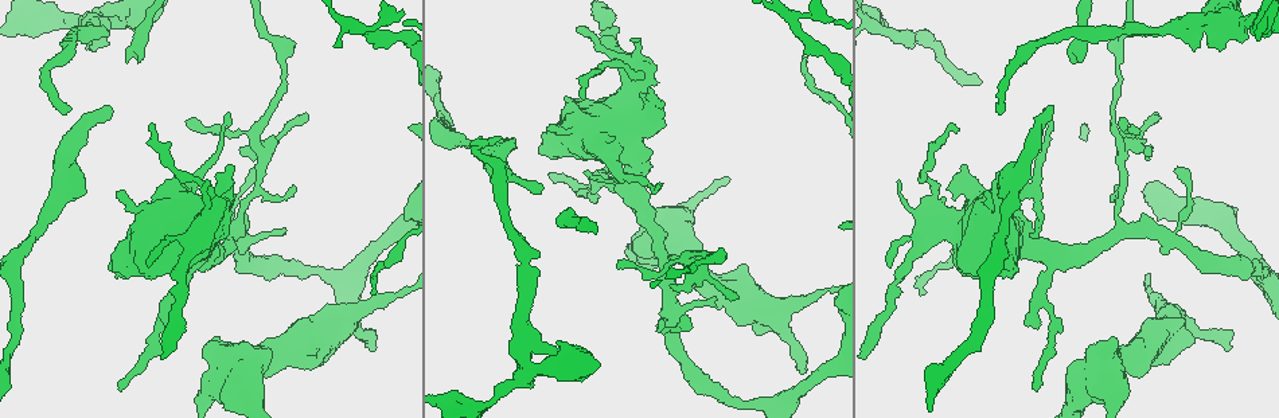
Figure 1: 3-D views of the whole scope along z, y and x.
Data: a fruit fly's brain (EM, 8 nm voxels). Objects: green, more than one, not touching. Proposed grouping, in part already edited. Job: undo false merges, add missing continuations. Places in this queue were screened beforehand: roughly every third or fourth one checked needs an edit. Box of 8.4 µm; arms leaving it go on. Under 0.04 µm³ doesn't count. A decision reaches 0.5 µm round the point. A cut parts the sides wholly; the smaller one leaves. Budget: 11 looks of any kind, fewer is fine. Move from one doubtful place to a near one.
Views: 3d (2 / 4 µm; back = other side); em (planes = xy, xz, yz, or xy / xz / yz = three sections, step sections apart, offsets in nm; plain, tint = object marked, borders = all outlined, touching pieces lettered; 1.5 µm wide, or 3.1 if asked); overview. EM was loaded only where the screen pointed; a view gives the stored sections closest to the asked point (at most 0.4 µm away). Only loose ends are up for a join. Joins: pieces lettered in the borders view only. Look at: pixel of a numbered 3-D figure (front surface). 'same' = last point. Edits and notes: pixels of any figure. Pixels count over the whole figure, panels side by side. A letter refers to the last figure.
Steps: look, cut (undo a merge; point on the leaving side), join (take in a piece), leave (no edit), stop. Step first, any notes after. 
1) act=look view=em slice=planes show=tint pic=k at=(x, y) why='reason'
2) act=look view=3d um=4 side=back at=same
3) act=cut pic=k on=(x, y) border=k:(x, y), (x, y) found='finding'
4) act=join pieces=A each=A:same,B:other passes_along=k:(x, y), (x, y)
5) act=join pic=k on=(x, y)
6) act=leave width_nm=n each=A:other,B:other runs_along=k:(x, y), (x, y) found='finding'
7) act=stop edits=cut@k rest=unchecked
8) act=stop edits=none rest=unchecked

act=look view=3d um=2 side=back pic=1 at=(230, 114)

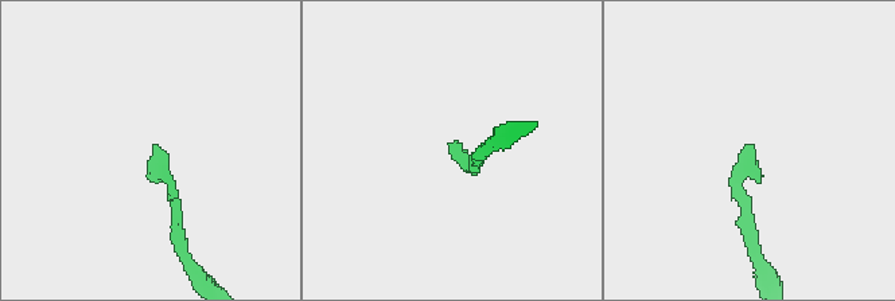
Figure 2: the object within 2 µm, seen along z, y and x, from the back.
act=look view=em slice=planes show=plain pic=2 at=(454, 155) why='now the EM'

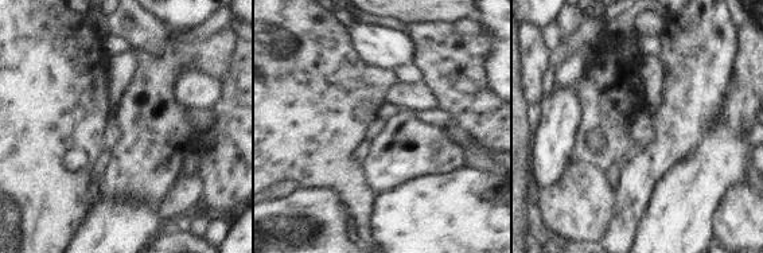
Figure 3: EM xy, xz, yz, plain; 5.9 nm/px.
act=look view=em slice=planes show=borders at=same why='see the neighbours'

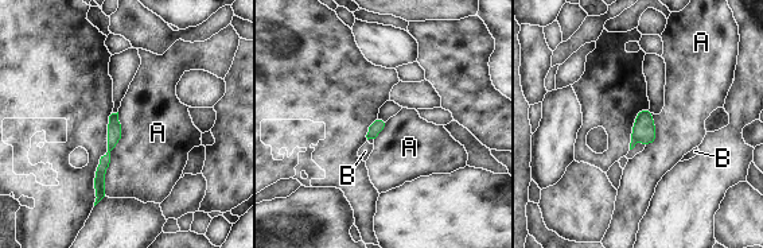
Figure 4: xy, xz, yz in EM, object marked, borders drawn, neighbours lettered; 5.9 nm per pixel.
act=leave each=A:other,B:other runs_along=4:(115, 116), (100, 194) found='none of them fits'

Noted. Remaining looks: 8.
act=look view=em slice=planes show=plain pic=1 at=(1122, 227) why='branch point'

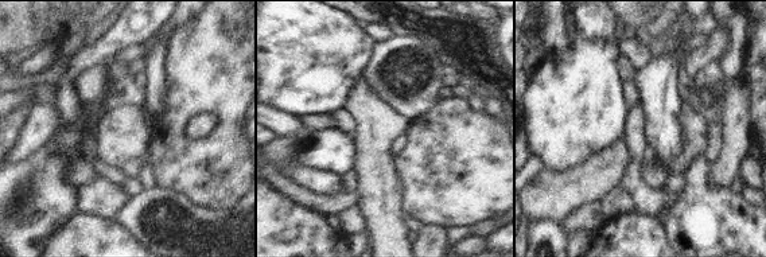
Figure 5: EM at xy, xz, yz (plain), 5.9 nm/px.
act=look view=em slice=planes show=borders at=same

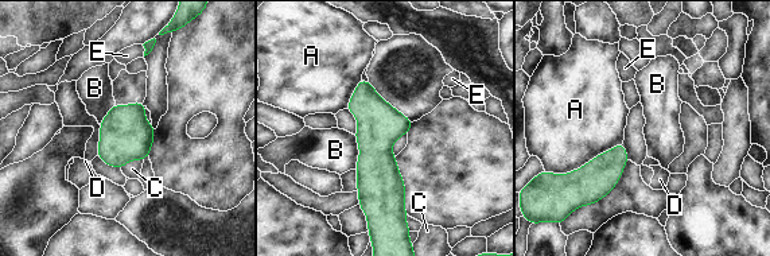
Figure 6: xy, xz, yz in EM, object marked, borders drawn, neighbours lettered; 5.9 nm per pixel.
act=leave each=A:other,B:other,C:other,D:other,E:other runs_along=6:(362, 82), (374, 115), (374, 208) found='one neuron here'

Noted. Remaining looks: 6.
act=look view=3d um=4 pic=1 at=(653, 153) why='free end'

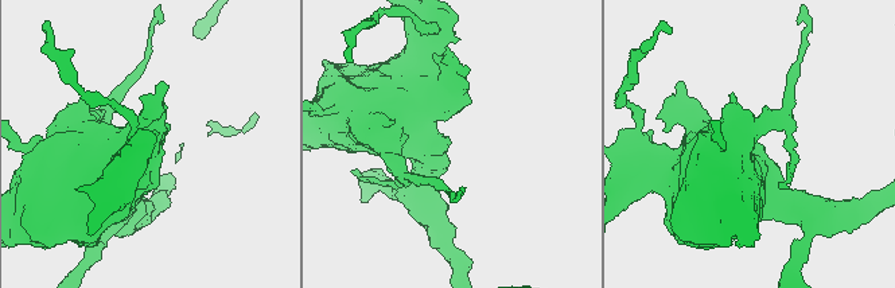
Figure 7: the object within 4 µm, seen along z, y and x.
act=look view=em slice=planes show=borders pic=7 at=(448, 138)

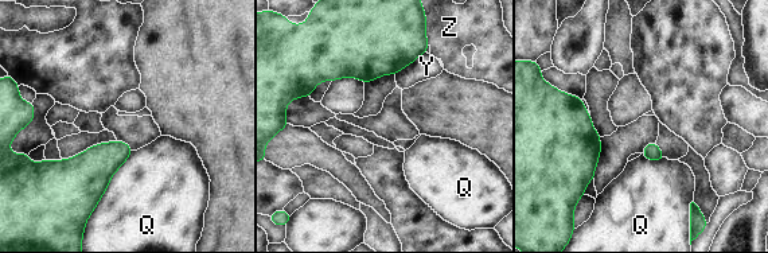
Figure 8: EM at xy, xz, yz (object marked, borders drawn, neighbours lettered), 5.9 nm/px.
act=leave each=Q:other,Y:other,Z:other border=8:(133, 151), (110, 179), (82, 236) found='none of them fits'

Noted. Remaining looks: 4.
act=look view=em slice=xz step=8 show=borders pic=1 at=(122, 191) why='free end'

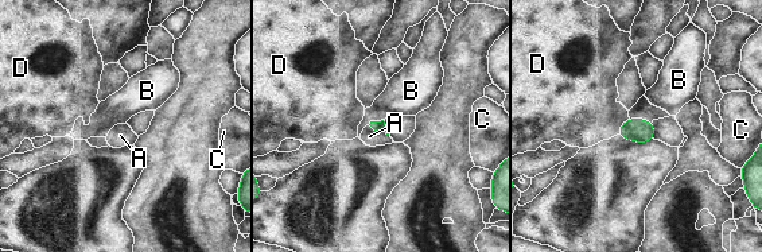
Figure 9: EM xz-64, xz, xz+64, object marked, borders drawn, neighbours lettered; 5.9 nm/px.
act=leave each=A:other,B:other,C:other,D:other found='none of them fits'

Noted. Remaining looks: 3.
act=stop edits=none rest=unchecked

